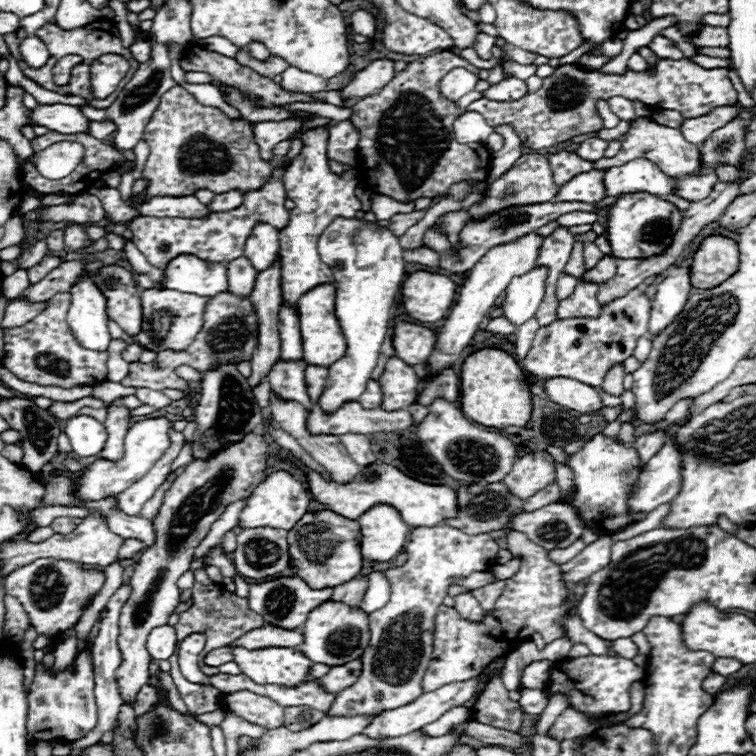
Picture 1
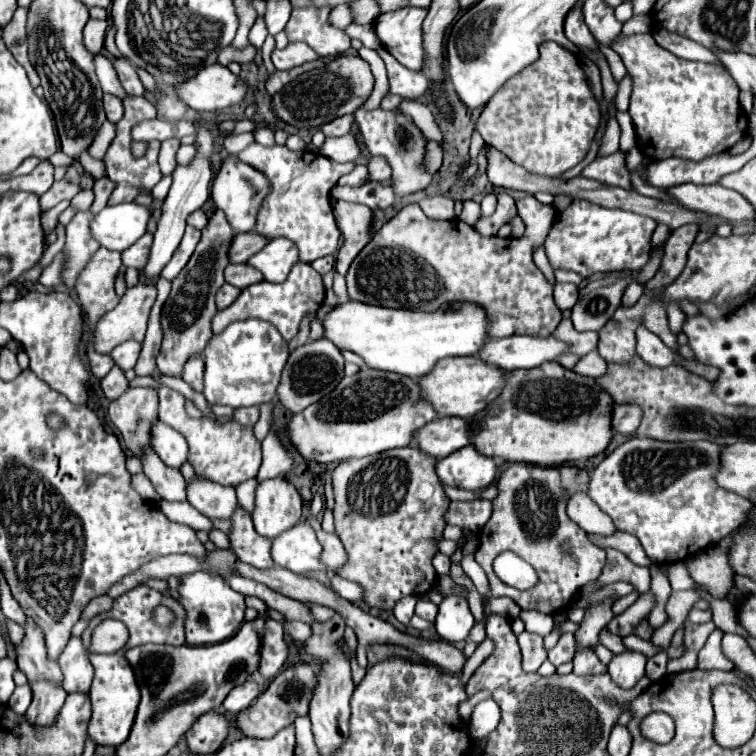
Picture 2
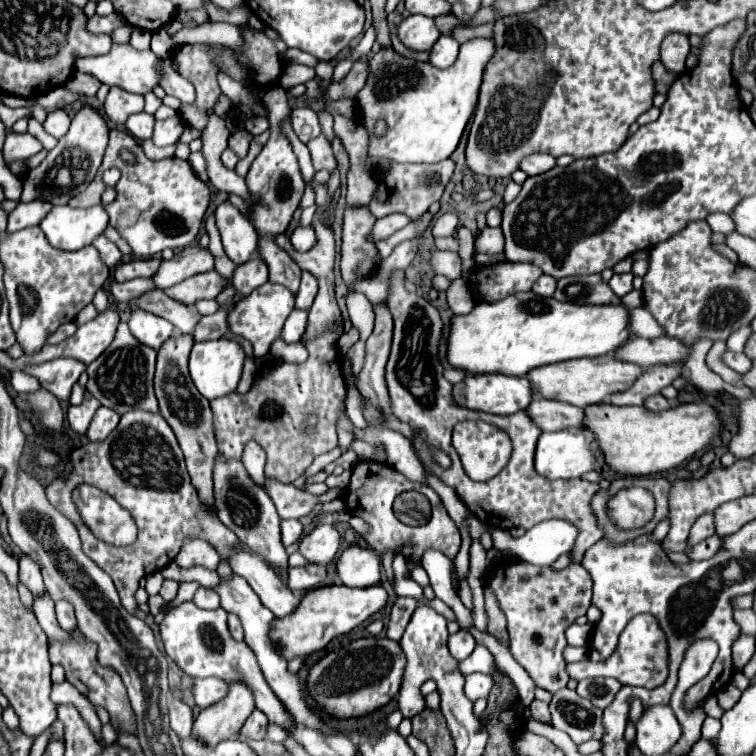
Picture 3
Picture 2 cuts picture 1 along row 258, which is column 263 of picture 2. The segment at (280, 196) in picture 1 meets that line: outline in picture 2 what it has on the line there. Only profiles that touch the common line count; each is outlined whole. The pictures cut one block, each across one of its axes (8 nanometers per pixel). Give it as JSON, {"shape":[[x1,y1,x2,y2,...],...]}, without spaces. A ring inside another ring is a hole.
{"shape":[[258,142,250,144,238,158,256,170,264,172,272,182,270,196,262,202,258,210,258,222,254,232,264,234,266,238,284,236,292,240,300,250,302,262,314,262,316,258,334,254,340,244,340,230,334,222,330,190,336,186,340,176,354,170,354,162,338,164,320,152,292,152,286,146,260,146]]}

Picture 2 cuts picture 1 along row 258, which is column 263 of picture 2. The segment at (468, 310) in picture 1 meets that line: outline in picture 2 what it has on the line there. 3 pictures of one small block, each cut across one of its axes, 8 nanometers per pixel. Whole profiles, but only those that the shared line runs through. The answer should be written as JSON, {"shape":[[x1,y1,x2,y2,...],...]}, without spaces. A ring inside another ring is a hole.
{"shape":[[286,478,264,480,258,484,252,522,258,534,266,538,276,538,284,530,300,522,302,516,302,498,294,484]]}

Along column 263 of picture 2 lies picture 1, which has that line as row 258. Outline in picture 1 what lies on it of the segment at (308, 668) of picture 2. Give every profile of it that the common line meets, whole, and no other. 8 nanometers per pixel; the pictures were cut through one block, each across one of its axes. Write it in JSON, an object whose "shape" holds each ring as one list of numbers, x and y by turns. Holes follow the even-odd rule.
{"shape":[[706,238,692,258,692,286,710,290,726,282,738,270,738,244,730,238]]}

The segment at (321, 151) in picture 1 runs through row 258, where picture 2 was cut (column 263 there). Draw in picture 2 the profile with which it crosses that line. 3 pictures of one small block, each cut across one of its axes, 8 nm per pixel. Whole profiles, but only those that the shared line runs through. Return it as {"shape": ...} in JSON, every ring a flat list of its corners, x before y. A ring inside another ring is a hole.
{"shape":[[298,262,290,276,280,282,280,284,272,284,272,282,258,282,252,284,248,288,242,290,242,294,238,296,238,300,234,304,230,304,228,308,220,310,214,320,212,320,212,332,220,334,228,324,238,322,238,320,248,320,248,318,258,318,258,320,266,320,272,326,278,328,278,332,282,334,284,340,292,340,292,336,298,332,298,324,302,320,302,316,310,310,318,310,324,302,324,284,322,284,322,276,304,262]]}

